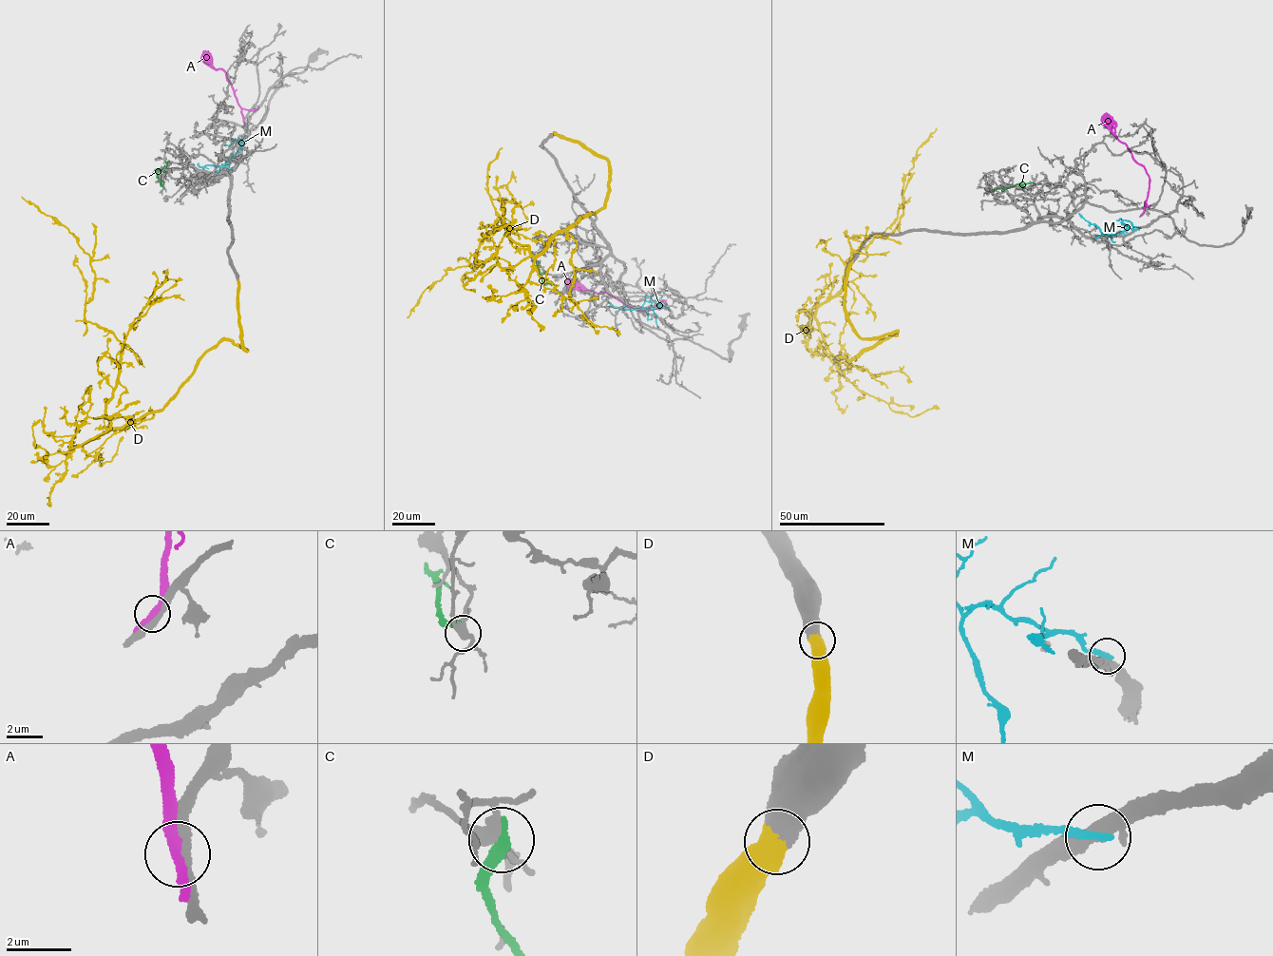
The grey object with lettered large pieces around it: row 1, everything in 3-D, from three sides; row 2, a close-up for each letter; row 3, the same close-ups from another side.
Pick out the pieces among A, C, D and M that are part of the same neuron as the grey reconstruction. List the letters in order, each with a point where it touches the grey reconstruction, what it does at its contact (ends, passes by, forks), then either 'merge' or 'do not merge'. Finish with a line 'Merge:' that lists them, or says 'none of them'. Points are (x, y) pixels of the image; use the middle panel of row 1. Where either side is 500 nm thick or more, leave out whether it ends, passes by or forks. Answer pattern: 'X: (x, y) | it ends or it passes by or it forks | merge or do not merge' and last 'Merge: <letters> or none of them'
A: (659, 309) | it passes by | do not merge
C: (538, 263) | it ends | do not merge
D: (553, 134) | merge
M: (668, 308) | it ends | do not merge
Merge: D

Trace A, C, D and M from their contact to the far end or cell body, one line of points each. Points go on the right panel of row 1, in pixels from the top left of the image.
A: (1143, 213), (1149, 176), (1126, 144), (1110, 130), (1105, 113)
C: (991, 191), (1033, 182)
D: (853, 261), (852, 328), (897, 332), (850, 361), (826, 351), (815, 311), (899, 224), (903, 180), (936, 128)
M: (1137, 229), (1129, 227), (1105, 234), (1079, 213)

